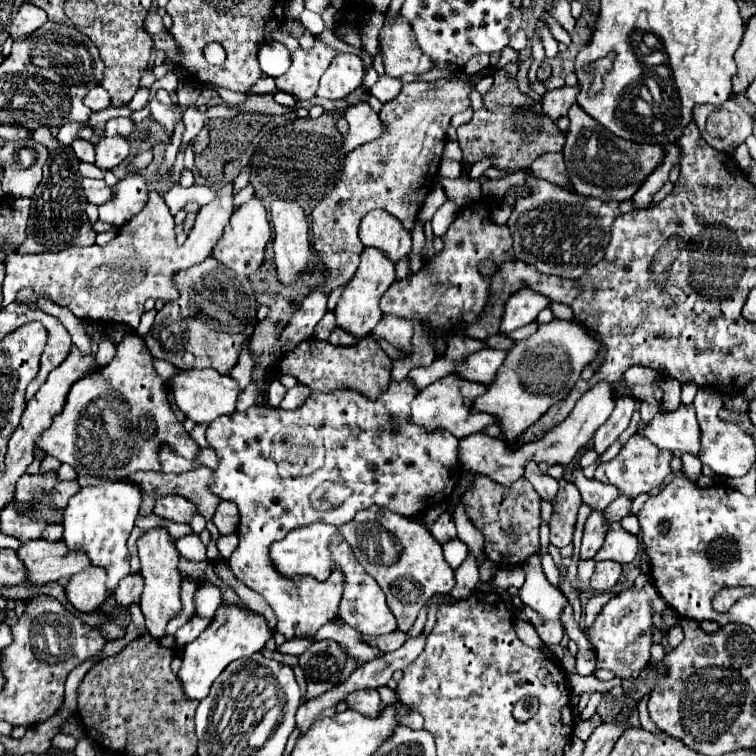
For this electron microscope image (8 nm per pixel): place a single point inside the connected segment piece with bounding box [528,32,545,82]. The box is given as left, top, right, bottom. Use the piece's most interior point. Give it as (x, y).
(538, 53)

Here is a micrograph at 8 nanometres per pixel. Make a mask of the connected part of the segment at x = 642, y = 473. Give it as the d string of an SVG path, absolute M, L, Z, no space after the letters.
M634 434L622 448L622 452L606 462L606 464L598 464L596 468L596 480L602 480L604 484L612 484L618 488L618 492L630 500L634 500L638 494L646 494L652 488L658 488L664 484L664 480L672 474L670 470L670 458L672 454L668 450L660 450L656 448L652 442L646 442L644 436Z

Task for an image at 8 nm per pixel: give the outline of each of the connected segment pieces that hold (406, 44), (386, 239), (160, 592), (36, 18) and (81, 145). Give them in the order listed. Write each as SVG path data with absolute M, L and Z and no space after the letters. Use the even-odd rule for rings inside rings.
M402 16L386 18L378 40L388 76L402 76L406 72L424 74L432 68L432 60L418 48L412 26Z
M384 210L368 212L360 224L358 234L366 248L380 250L394 264L398 264L412 250L412 234Z
M154 528L148 530L144 536L140 536L138 540L138 548L142 552L138 552L140 556L140 564L142 564L142 578L144 578L144 594L140 600L140 608L142 614L146 618L146 628L150 630L150 634L160 640L164 636L164 628L168 624L170 618L174 618L180 610L182 610L182 602L180 602L180 574L178 574L178 550L176 546L168 540L168 532L162 528ZM144 542L148 544L150 552L144 552Z
M24 2L20 12L16 14L16 18L10 24L10 38L12 40L26 40L44 22L46 22L46 14L42 14L42 10L38 10L36 6L30 6L30 2Z
M74 140L70 144L70 148L74 150L74 154L80 162L88 162L88 164L94 162L94 146L88 140Z

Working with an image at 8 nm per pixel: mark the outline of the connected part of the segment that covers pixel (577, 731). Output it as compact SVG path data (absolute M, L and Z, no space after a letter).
M595 713L594 716L589 721L584 721L578 723L574 727L573 735L580 738L583 741L586 741L595 728L597 728L596 724L599 724L602 722L601 715L599 713Z

